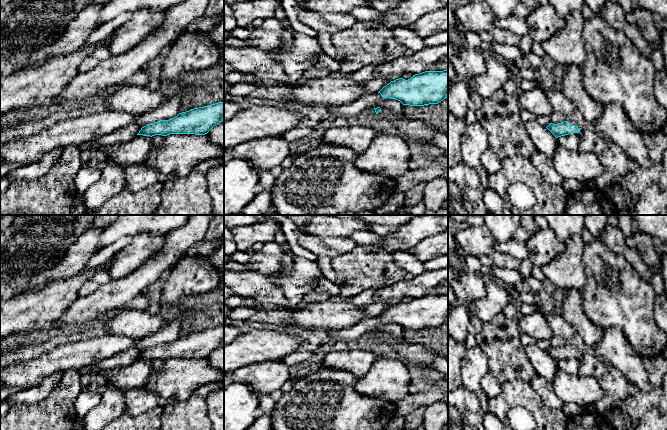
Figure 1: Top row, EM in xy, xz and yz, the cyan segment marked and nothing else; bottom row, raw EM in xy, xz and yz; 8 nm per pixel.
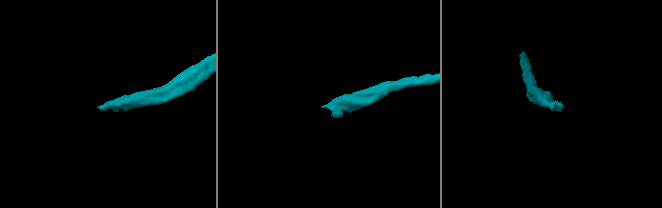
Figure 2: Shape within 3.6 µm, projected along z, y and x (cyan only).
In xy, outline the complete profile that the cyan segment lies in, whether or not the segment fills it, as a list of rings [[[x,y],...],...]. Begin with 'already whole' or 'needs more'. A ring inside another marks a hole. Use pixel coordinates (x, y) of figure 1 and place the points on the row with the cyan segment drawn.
already whole; [[[224,102],[194,108],[172,119],[159,120],[141,128],[137,135],[167,136],[170,134],[205,135],[224,120]]]

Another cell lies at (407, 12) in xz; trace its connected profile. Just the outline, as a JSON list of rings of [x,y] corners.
[[[404,0],[396,8],[383,12],[383,19],[377,21],[391,29],[406,27],[427,13],[438,11],[446,5],[448,0]]]

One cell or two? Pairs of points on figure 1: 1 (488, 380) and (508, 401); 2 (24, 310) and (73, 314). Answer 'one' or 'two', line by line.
1: two
2: two

